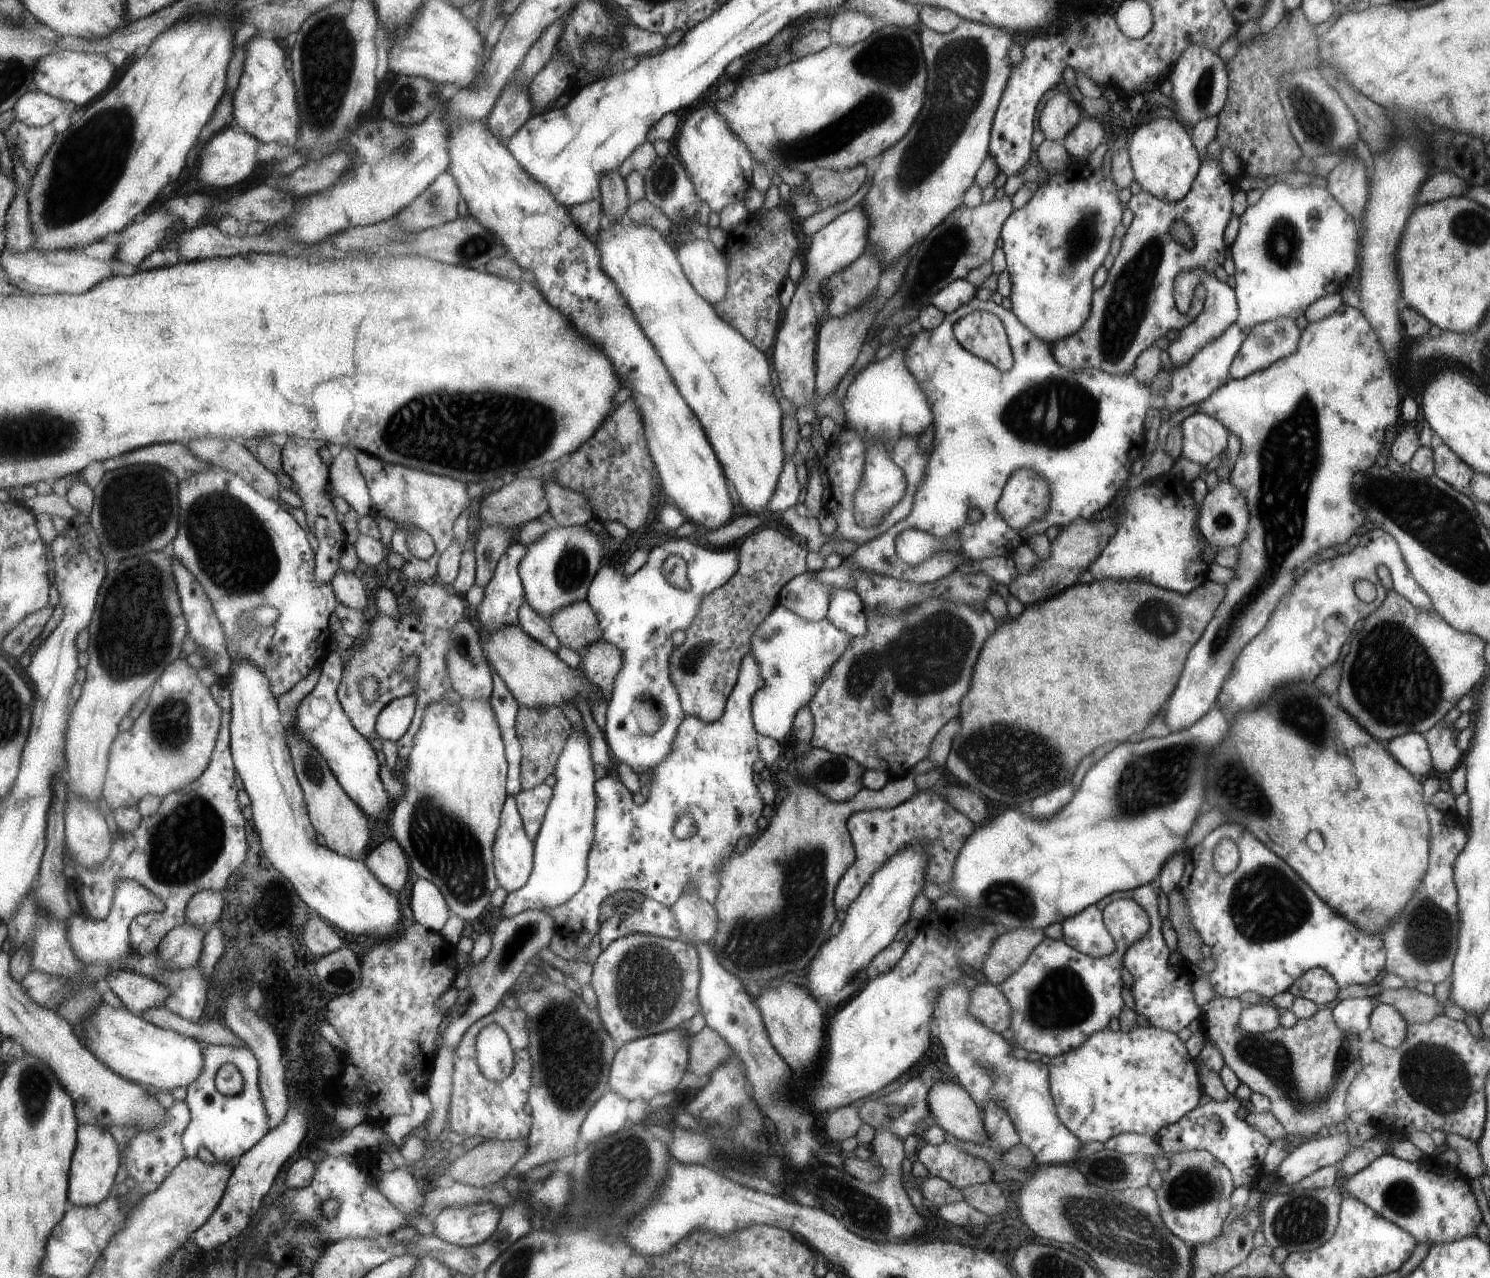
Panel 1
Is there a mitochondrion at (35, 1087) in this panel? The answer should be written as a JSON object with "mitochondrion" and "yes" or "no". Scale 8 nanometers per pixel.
{"mitochondrion":"yes"}

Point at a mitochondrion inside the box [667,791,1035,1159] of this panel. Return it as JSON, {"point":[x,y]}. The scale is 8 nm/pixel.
{"point":[800,914]}

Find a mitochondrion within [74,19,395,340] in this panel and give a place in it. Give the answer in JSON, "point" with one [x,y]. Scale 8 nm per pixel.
{"point":[319,132]}

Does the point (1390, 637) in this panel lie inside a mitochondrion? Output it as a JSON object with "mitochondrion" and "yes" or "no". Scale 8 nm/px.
{"mitochondrion":"yes"}

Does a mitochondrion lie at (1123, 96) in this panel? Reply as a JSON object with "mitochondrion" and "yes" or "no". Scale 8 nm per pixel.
{"mitochondrion":"no"}

